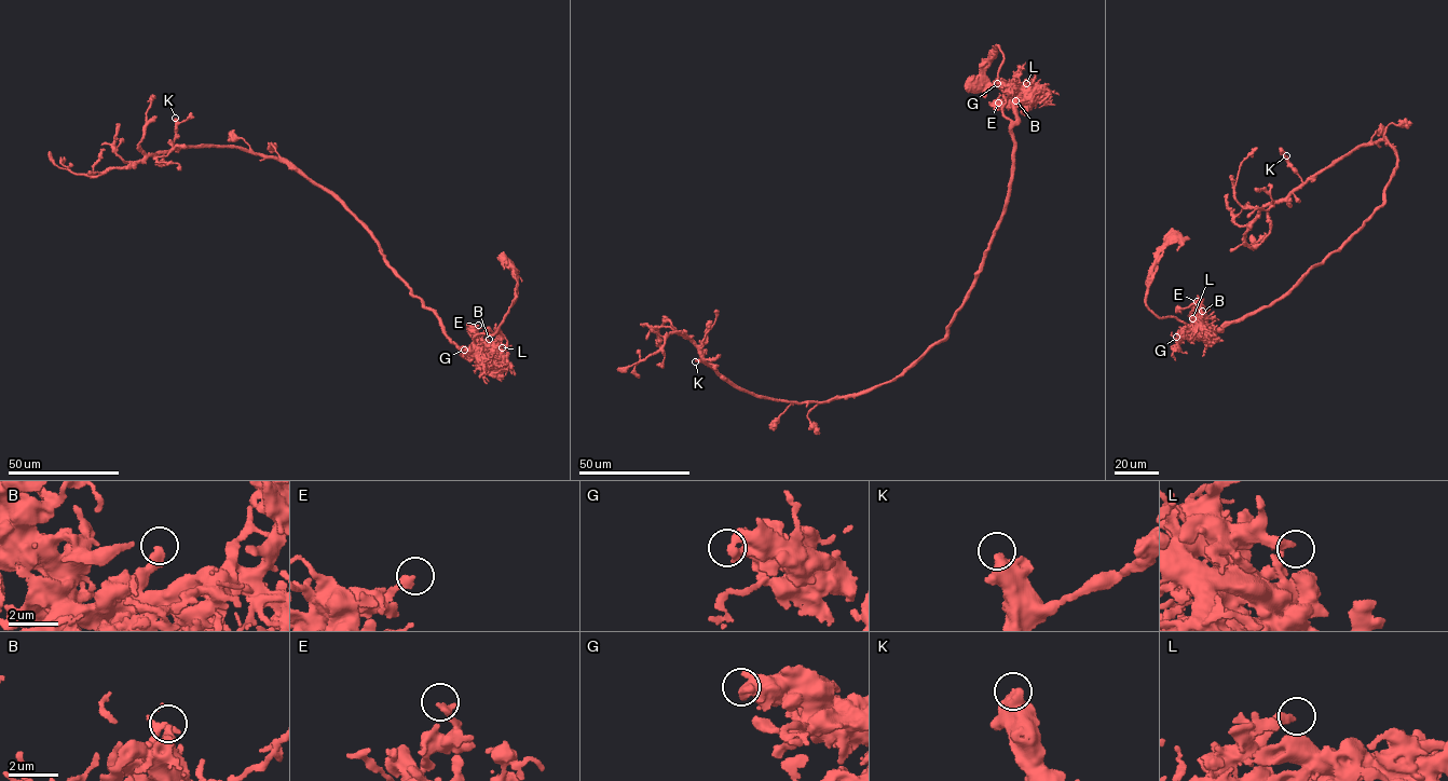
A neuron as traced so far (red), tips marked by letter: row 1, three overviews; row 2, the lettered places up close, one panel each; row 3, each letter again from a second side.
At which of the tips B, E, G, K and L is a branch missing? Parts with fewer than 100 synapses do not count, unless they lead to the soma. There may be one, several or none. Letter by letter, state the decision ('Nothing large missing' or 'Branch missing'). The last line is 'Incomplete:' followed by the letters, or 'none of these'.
B: Nothing large missing
E: Nothing large missing
G: Nothing large missing
K: Nothing large missing
L: Nothing large missing
Incomplete: none of these

